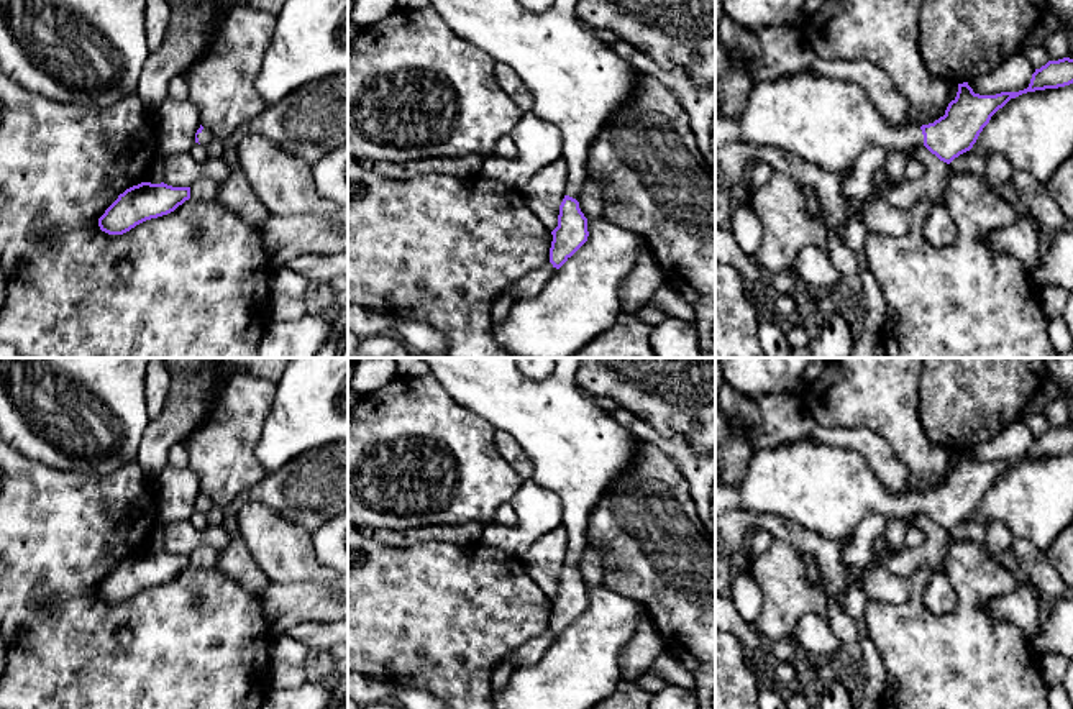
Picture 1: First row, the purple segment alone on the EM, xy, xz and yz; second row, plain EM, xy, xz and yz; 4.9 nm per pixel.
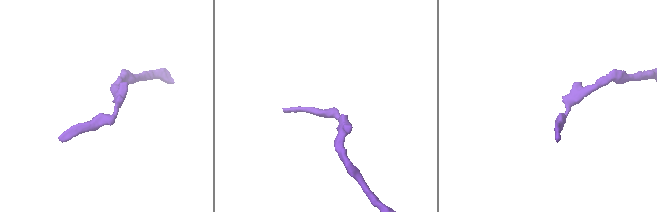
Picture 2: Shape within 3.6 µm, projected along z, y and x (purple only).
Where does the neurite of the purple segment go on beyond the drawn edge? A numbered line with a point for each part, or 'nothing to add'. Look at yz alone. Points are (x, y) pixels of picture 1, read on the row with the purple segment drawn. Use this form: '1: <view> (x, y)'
1: yz (827, 122)

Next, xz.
1: xz (576, 79)

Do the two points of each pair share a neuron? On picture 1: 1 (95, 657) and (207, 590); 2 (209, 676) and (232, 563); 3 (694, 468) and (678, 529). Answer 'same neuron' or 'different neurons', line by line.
1: same neuron
2: different neurons
3: different neurons

